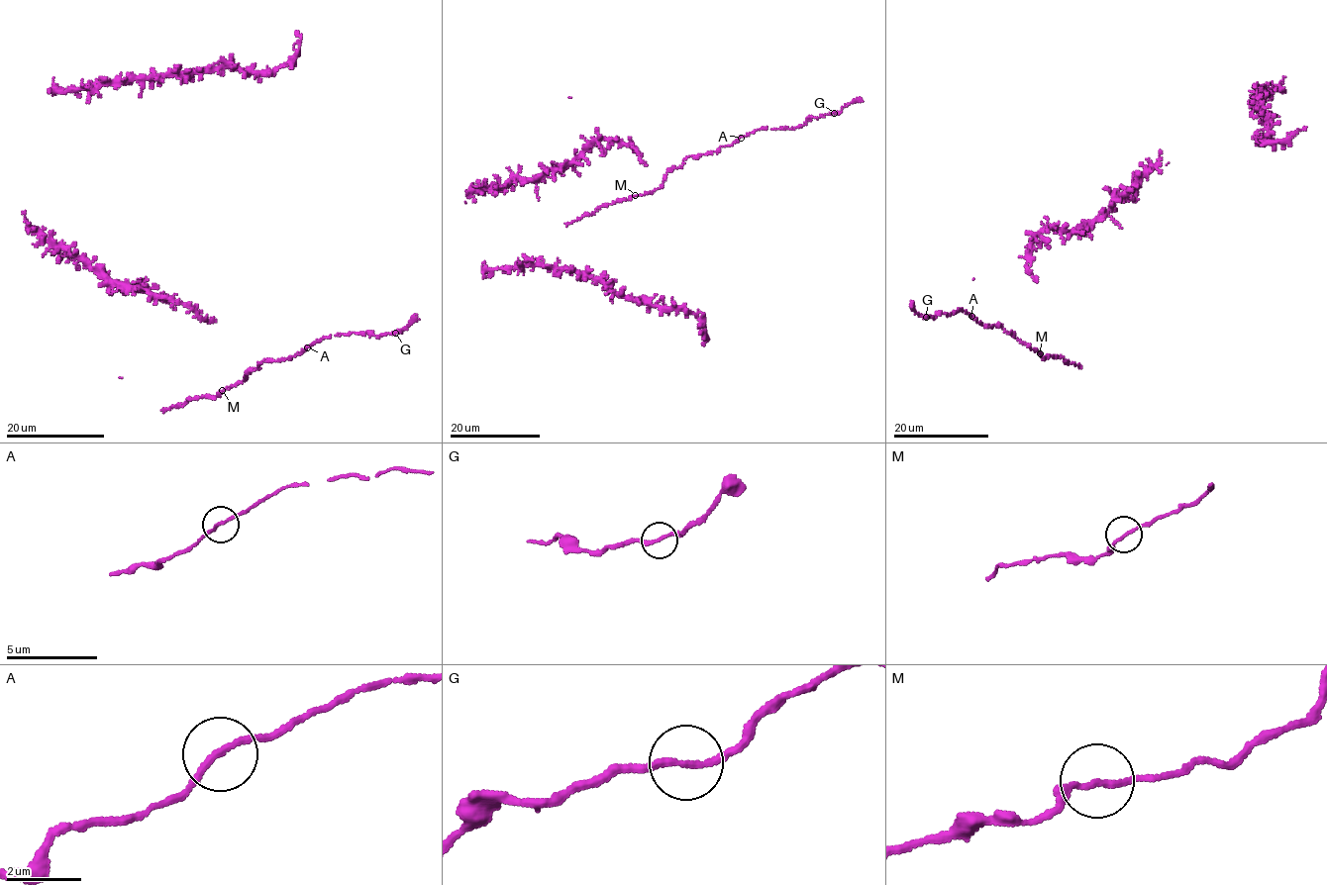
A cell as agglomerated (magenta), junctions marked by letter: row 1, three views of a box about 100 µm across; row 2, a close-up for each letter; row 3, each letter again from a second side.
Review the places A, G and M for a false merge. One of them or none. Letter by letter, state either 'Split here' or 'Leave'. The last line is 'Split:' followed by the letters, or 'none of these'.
A: Leave
G: Split here
M: Leave
Split: G

